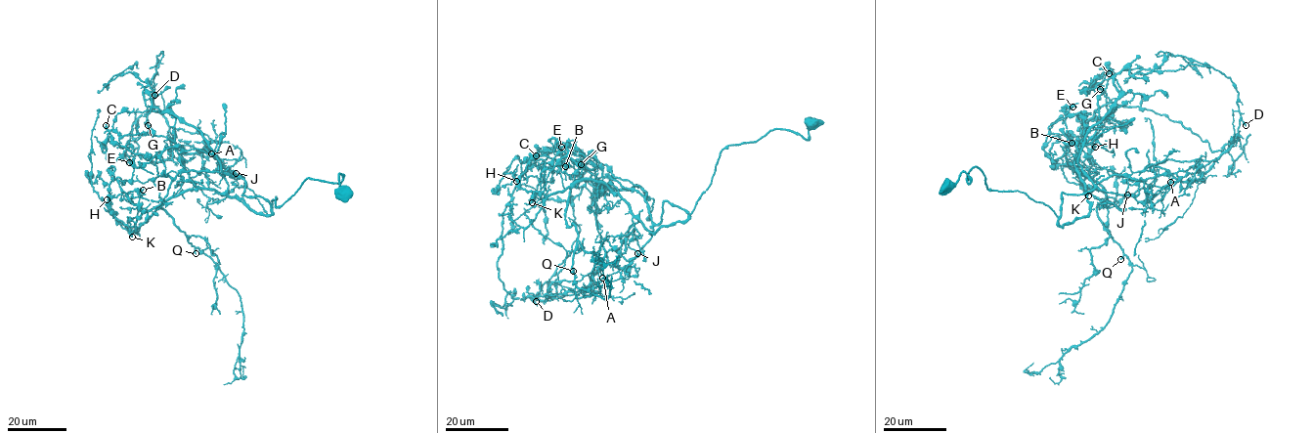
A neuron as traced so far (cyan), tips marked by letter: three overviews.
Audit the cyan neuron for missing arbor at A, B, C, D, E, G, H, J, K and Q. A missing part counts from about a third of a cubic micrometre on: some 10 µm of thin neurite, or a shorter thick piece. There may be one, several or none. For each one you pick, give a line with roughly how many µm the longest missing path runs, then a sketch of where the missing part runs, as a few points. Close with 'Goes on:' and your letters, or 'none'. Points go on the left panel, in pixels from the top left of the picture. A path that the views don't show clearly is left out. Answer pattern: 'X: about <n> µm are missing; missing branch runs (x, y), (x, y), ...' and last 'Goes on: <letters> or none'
K: about 40 µm are missing; missing branch runs (132, 237), (134, 244), (174, 236)
Goes on: K

